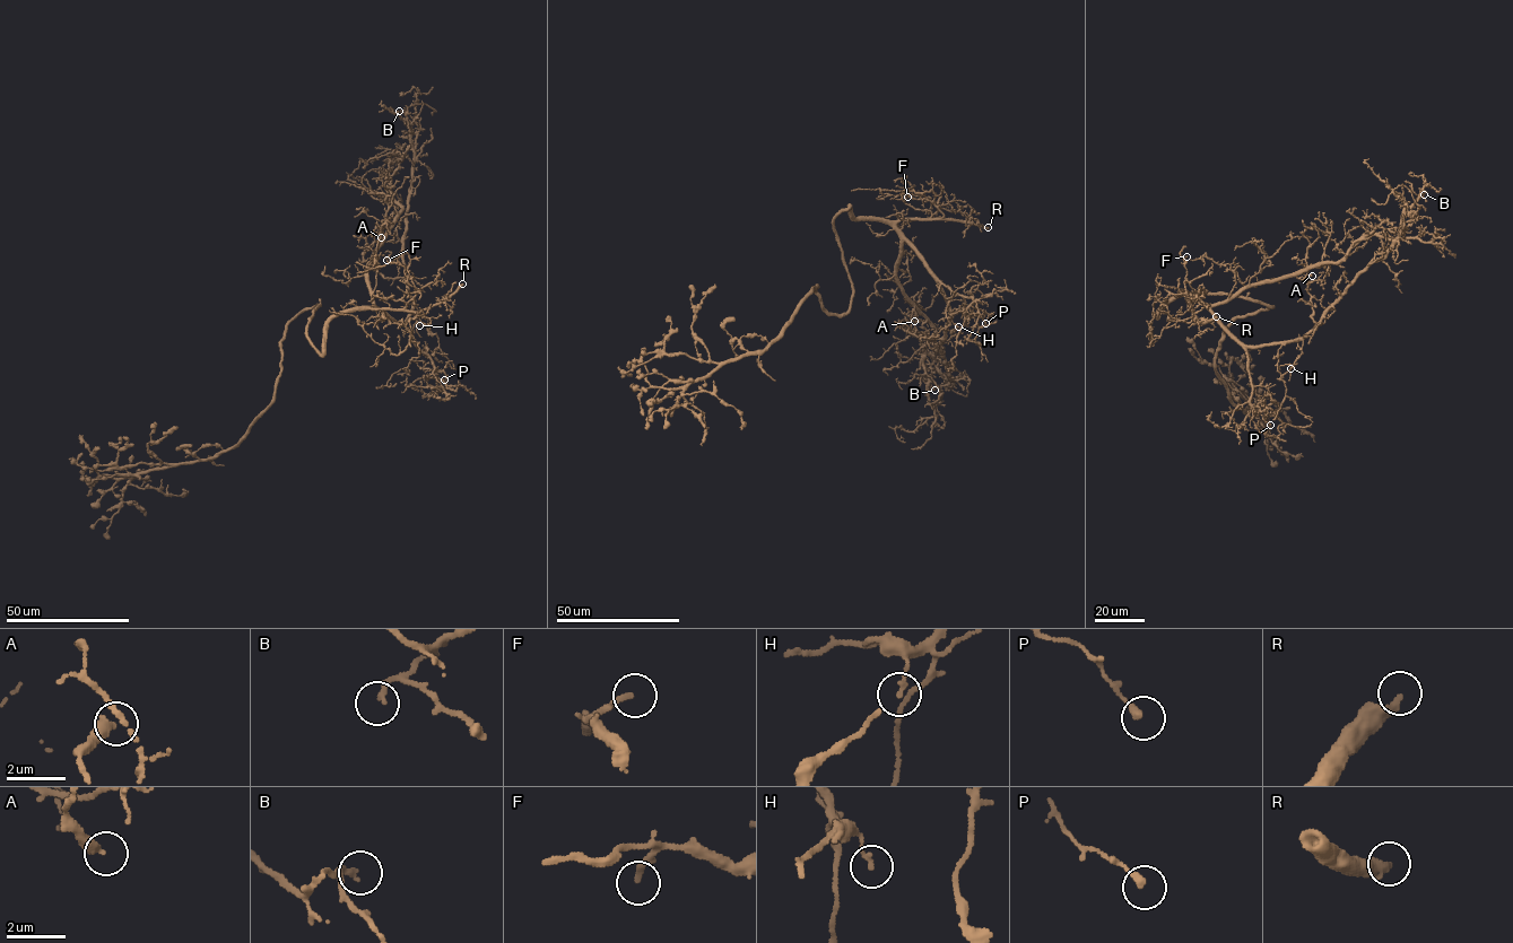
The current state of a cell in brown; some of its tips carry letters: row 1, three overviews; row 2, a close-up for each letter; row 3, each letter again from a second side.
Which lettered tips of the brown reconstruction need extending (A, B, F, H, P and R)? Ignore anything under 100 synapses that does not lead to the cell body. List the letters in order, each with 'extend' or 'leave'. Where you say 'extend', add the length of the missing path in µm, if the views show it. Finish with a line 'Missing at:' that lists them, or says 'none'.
A: leave
B: leave
F: extend; missing 20 µm
H: leave
P: leave
R: extend; missing 100 µm
Missing at: F, R

